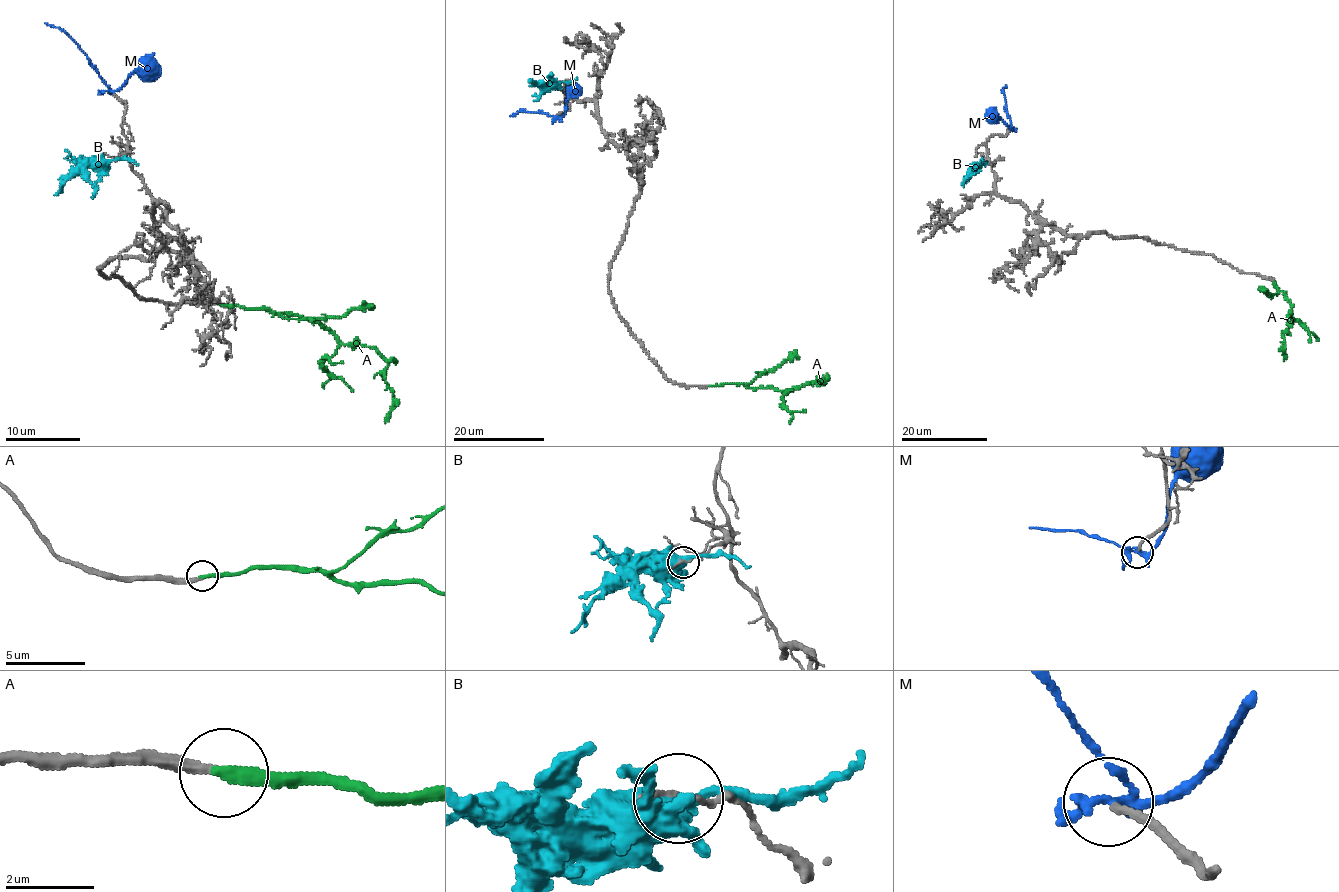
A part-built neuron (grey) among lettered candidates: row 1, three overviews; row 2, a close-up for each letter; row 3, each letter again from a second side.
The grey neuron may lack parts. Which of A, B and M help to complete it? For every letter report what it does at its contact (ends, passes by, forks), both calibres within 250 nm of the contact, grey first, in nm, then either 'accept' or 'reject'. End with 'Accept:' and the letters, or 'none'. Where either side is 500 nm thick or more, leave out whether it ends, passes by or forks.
A: it ends; calibres 220 and 300 nm; accept
B: calibres 180 and 500 nm; reject
M: it forks; calibres 170 and 200 nm; reject
Accept: A

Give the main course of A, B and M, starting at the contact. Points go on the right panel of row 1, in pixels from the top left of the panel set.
A: (1273, 282), (1289, 300), (1292, 309), (1283, 332), (1283, 360)
B: (974, 166), (963, 182)
M: (1013, 128), (1003, 89), (1006, 85)

